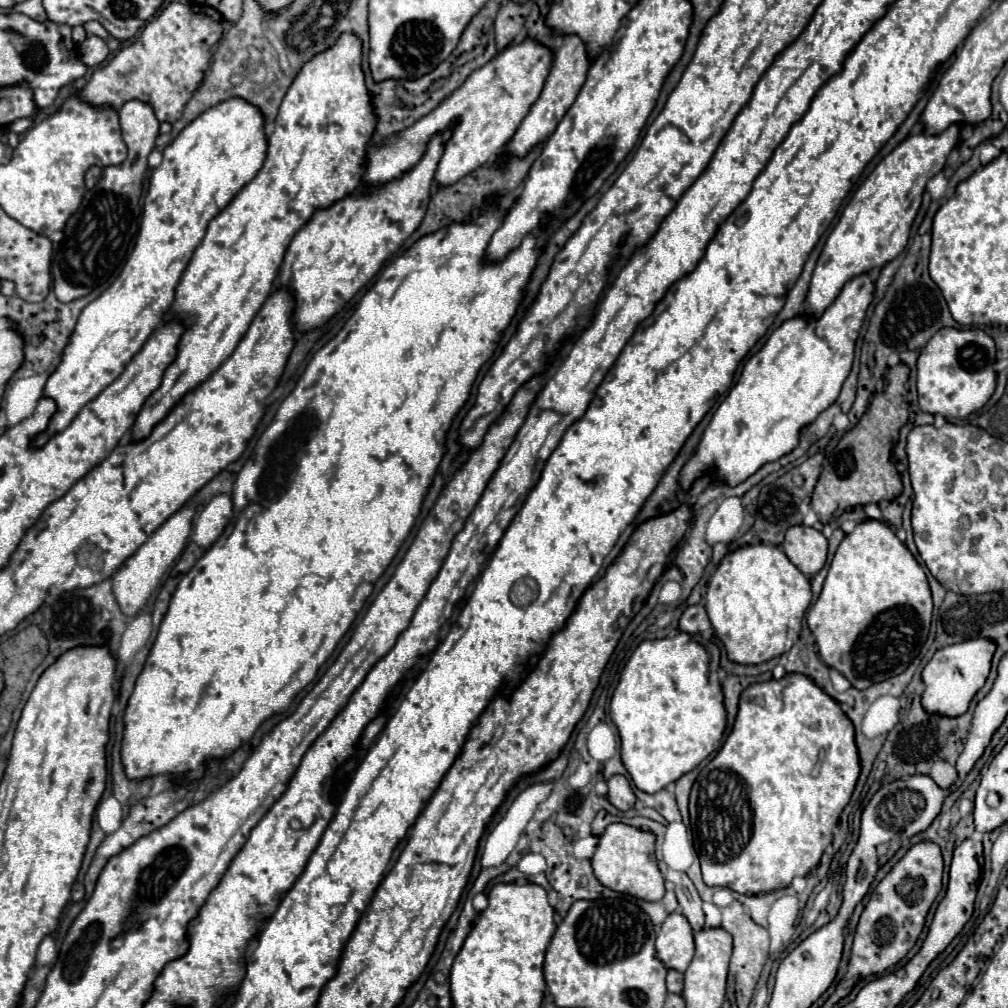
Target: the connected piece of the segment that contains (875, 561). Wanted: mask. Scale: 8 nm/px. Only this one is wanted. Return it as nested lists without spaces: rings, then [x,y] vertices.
[[[862,521],[838,545],[824,581],[824,589],[814,607],[810,607],[806,619],[824,663],[840,671],[852,683],[852,687],[866,689],[902,673],[920,653],[932,619],[932,595],[926,573],[886,521]]]

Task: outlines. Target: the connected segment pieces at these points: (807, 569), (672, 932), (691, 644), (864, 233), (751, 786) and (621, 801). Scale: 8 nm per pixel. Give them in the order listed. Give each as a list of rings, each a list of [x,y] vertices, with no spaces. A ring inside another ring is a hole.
[[[796,525],[786,531],[782,549],[804,575],[816,575],[826,563],[828,539],[814,527]]]
[[[674,911],[666,917],[656,939],[656,955],[668,969],[686,971],[694,957],[694,935],[688,919]]]
[[[682,631],[674,637],[642,641],[628,659],[614,689],[610,701],[610,719],[620,733],[622,763],[638,789],[656,793],[668,783],[678,781],[720,747],[726,729],[726,709],[718,671],[716,681],[710,683],[710,653],[704,649],[704,645],[696,643],[688,633]]]
[[[954,123],[938,135],[920,131],[904,139],[892,153],[888,153],[866,181],[856,189],[850,203],[842,211],[836,227],[828,235],[808,291],[806,313],[820,317],[820,313],[834,301],[846,281],[872,271],[878,265],[892,261],[900,255],[908,243],[914,217],[922,203],[926,183],[944,169],[950,151],[956,147],[962,133],[962,125]]]
[[[788,673],[782,679],[772,679],[764,683],[752,683],[746,687],[740,695],[740,709],[736,723],[732,727],[732,733],[726,737],[724,745],[716,753],[716,757],[700,771],[700,777],[696,779],[696,785],[692,787],[690,795],[690,823],[692,823],[692,837],[694,847],[698,851],[700,863],[702,863],[702,875],[706,885],[720,885],[730,887],[738,893],[746,895],[758,895],[760,891],[774,891],[788,887],[794,877],[808,875],[818,863],[824,853],[824,849],[832,843],[832,829],[836,827],[842,809],[848,805],[850,795],[854,791],[854,785],[860,775],[860,755],[854,741],[854,725],[846,717],[846,713],[840,709],[838,701],[832,699],[824,689],[820,689],[810,677],[802,673]]]
[[[614,775],[608,779],[608,795],[606,797],[620,811],[628,811],[630,807],[634,807],[634,801],[636,801],[630,781],[624,775]]]

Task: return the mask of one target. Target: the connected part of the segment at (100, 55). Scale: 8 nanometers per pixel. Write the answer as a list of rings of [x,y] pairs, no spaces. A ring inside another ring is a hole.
[[[88,37],[84,43],[80,43],[78,49],[80,49],[80,59],[88,67],[96,67],[104,63],[104,59],[108,57],[108,47],[100,37]]]

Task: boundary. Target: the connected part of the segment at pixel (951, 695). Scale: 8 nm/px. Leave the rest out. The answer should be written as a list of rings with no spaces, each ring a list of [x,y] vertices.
[[[970,639],[956,645],[948,645],[934,653],[928,665],[922,671],[924,693],[922,693],[922,707],[926,713],[942,715],[942,717],[960,717],[968,711],[972,697],[982,689],[990,667],[992,657],[996,651],[996,643],[992,639]]]

